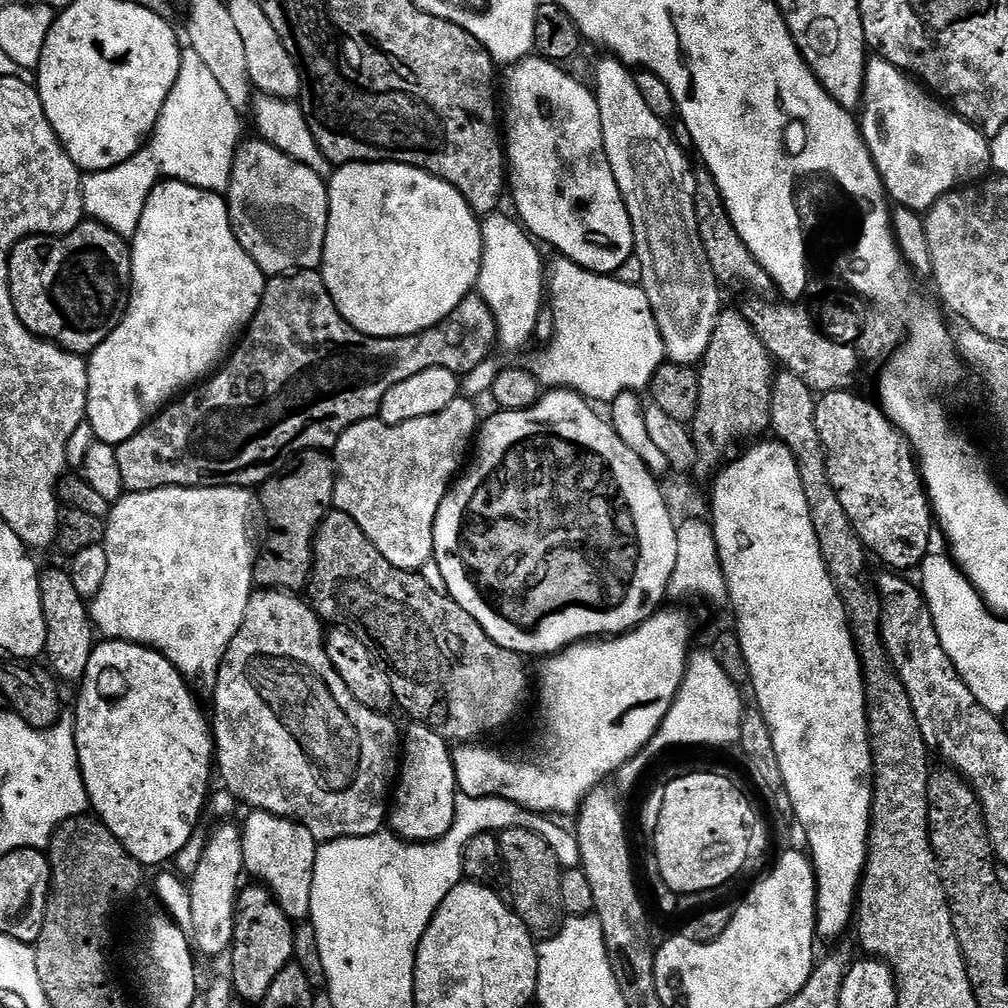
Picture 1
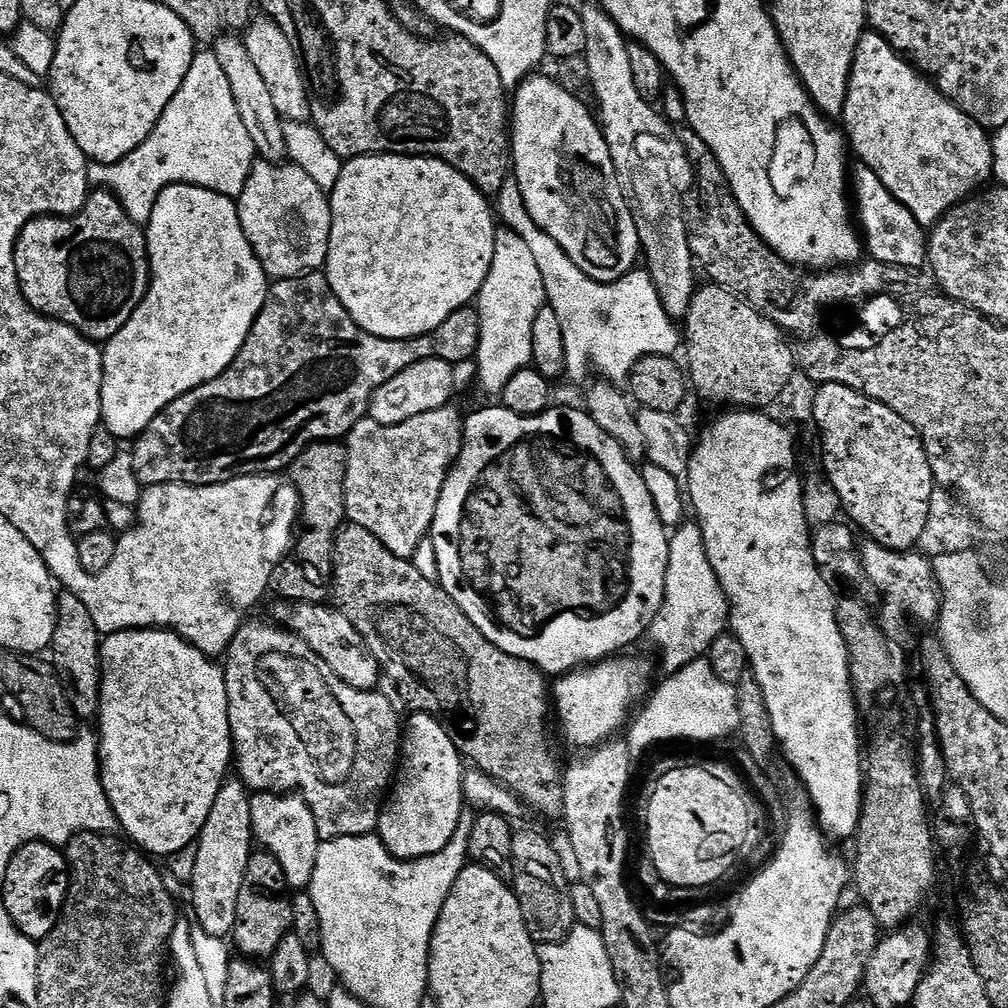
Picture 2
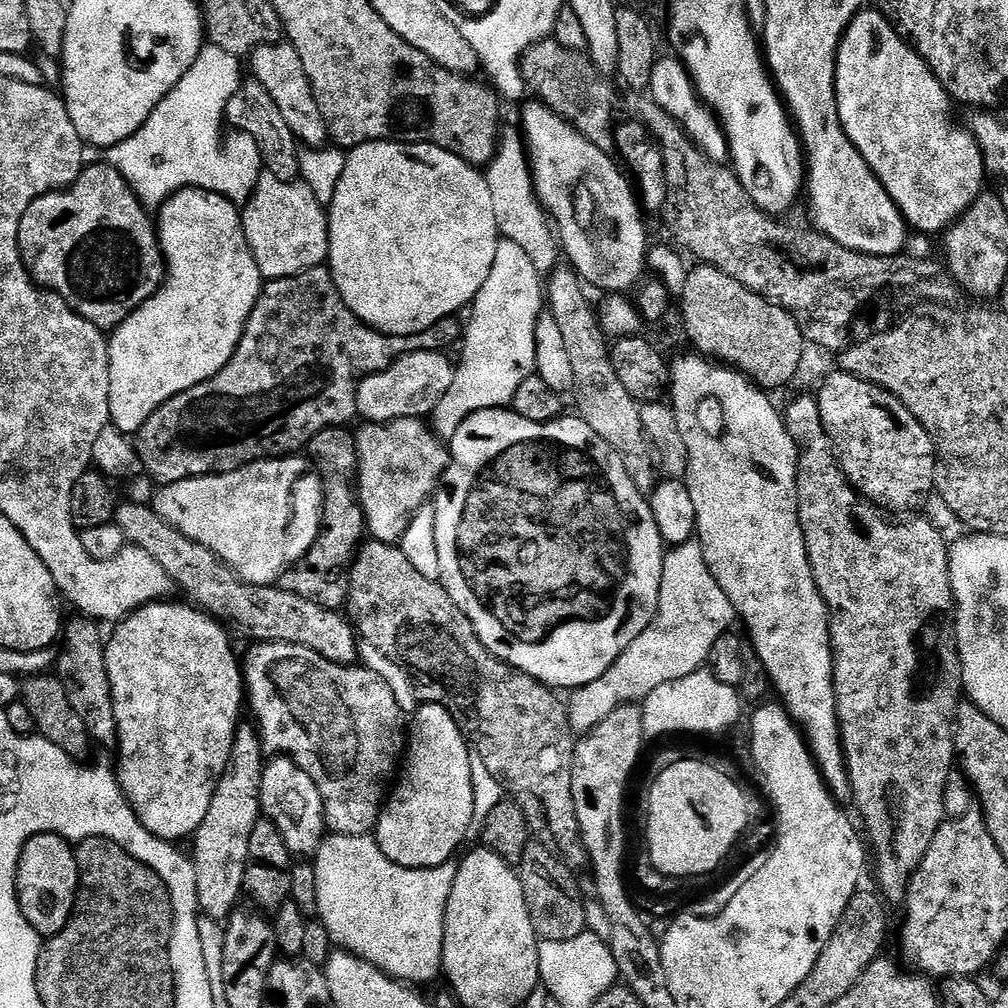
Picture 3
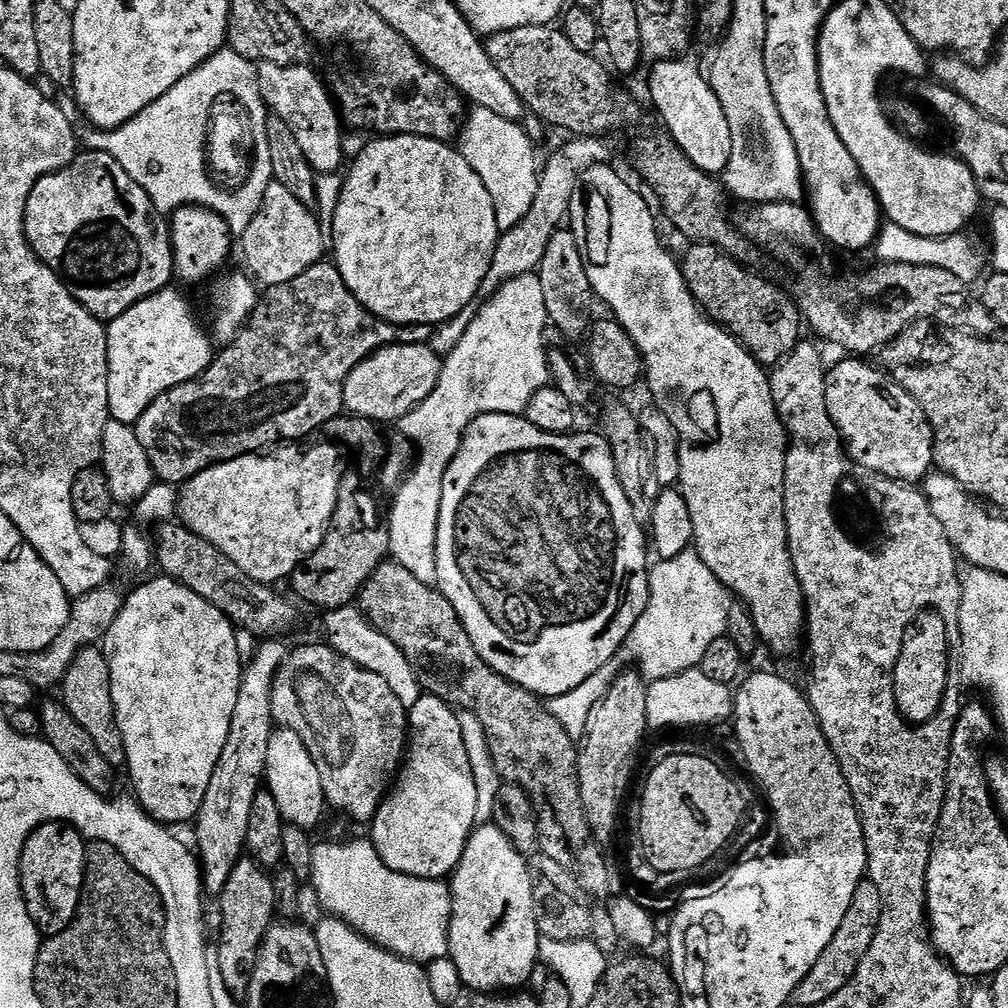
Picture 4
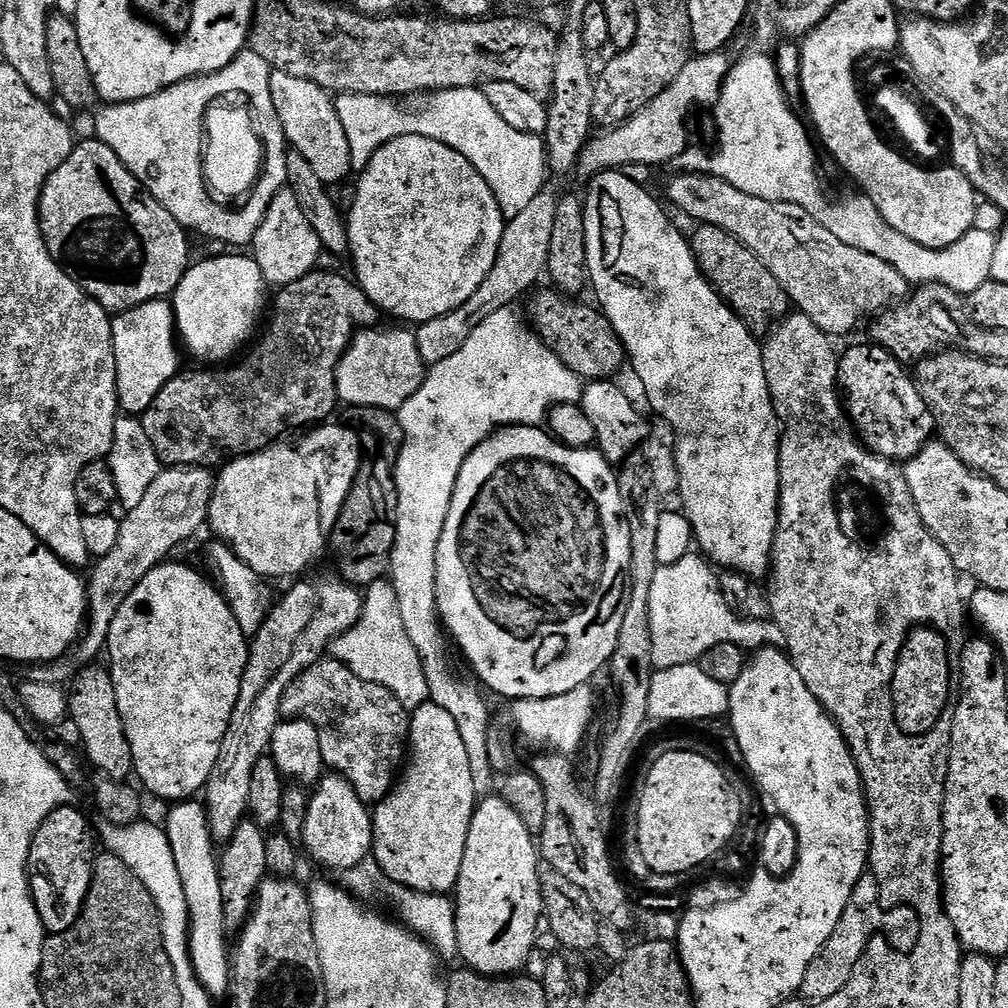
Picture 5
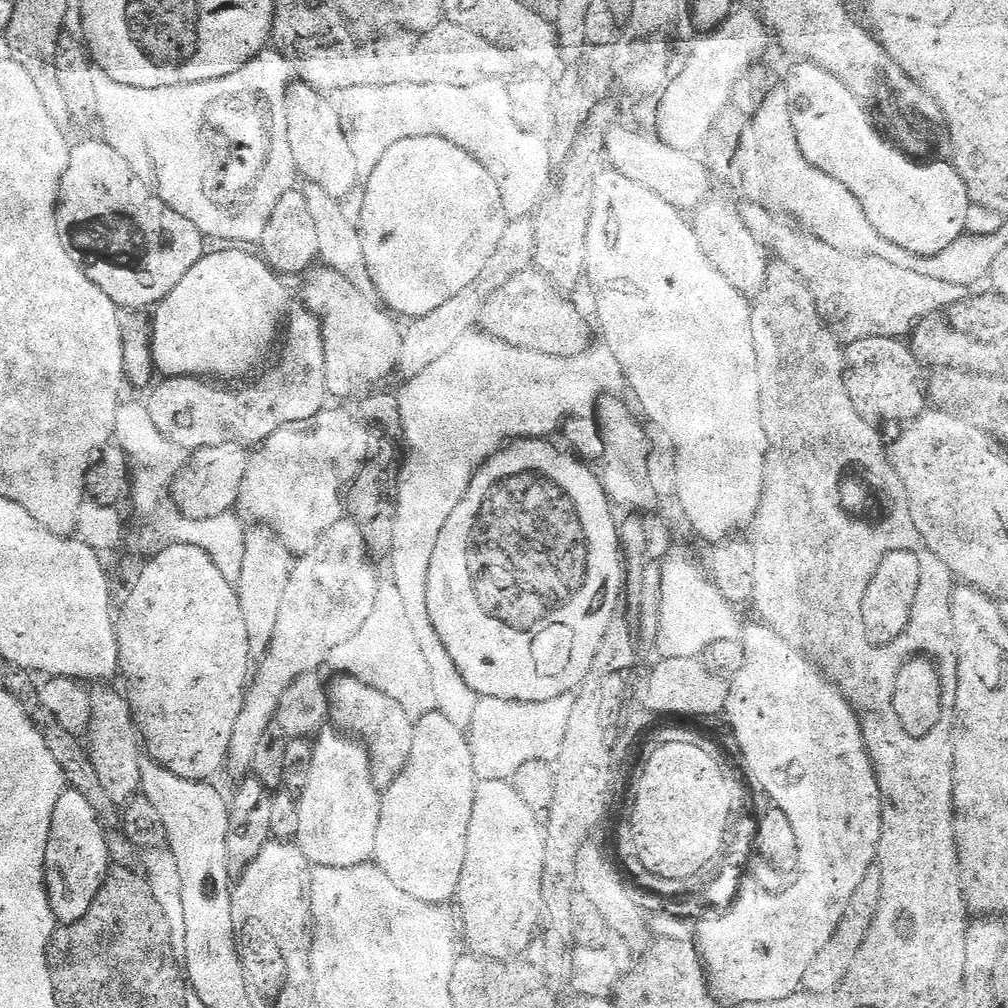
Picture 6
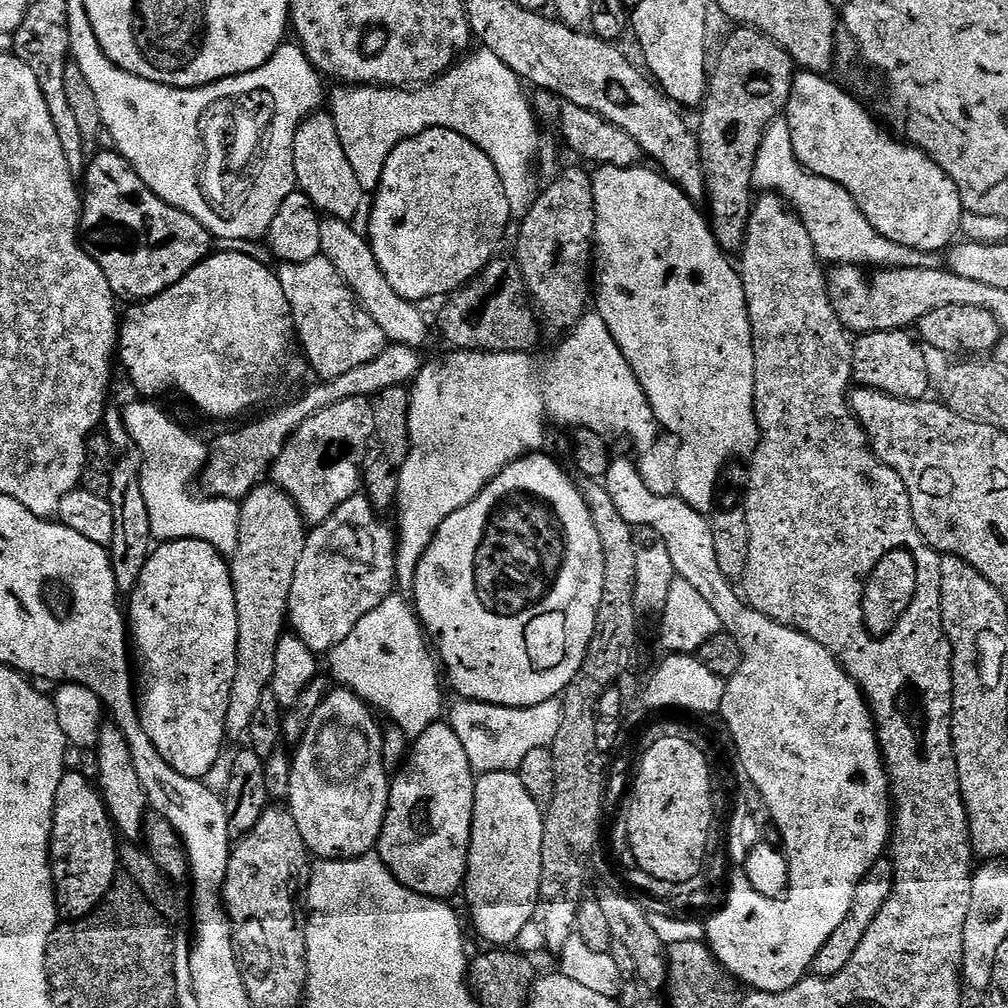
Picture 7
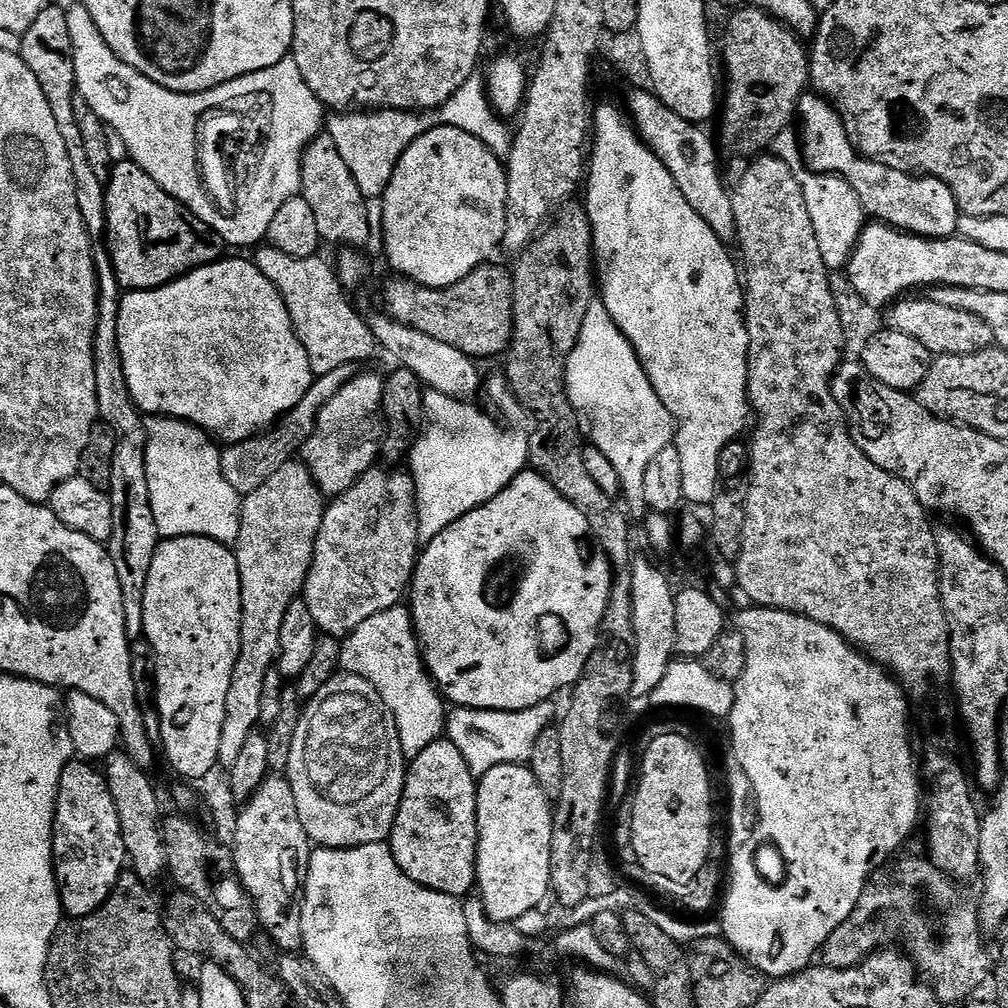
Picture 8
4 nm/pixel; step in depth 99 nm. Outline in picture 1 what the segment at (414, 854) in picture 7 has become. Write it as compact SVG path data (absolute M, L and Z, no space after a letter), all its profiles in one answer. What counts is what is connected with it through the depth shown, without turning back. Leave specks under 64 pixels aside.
M419 722L409 723L408 729L402 732L402 759L398 764L398 779L394 784L394 795L390 800L390 811L386 817L386 824L402 840L414 844L428 844L432 840L442 838L446 830L454 822L454 810L458 789L456 786L456 771L452 761L453 749L449 741L436 733L433 728Z

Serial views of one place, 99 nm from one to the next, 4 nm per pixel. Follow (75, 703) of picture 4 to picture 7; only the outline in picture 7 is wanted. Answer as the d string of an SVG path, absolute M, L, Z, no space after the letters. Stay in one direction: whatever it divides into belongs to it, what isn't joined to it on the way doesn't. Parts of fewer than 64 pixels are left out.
M108 722L100 729L100 737L94 749L96 755L96 772L100 775L98 787L108 807L108 817L112 826L125 841L139 841L144 830L144 821L150 815L148 799L142 790L142 782L138 782L138 774L134 770L134 761L130 759L130 746L126 746L126 734L118 730L116 725Z

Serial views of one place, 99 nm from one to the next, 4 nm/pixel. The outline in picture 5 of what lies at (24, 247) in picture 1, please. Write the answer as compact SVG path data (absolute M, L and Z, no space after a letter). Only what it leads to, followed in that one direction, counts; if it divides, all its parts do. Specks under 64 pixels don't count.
M89 138L75 145L71 154L66 158L66 162L62 162L62 166L58 166L58 170L54 170L44 184L44 189L40 194L40 229L44 235L44 241L48 247L48 252L54 257L57 264L63 271L67 272L73 280L80 284L80 288L89 296L90 299L96 300L109 314L119 314L128 312L132 308L142 306L151 300L162 300L171 297L175 293L176 288L182 282L185 272L190 267L190 259L188 260L188 236L186 229L176 221L174 214L170 214L170 210L166 210L166 206L162 206L162 202L158 202L144 189L140 179L133 174L118 158L118 154L114 154L114 150L110 150L110 146L106 146L101 140Z

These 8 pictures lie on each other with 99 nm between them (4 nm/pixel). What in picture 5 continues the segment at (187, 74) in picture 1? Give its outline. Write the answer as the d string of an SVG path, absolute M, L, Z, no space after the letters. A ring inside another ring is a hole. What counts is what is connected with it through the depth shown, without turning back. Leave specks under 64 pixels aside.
M251 50L239 52L222 70L212 72L209 76L195 76L193 80L184 80L180 84L170 86L164 92L154 94L150 98L135 100L129 104L108 104L96 116L95 139L101 140L118 158L133 172L144 189L155 200L162 202L170 214L186 230L197 228L204 236L212 240L221 240L224 244L251 245L254 234L280 189L285 187L286 158L289 149L286 146L270 144L270 160L266 176L254 196L254 206L244 210L244 216L226 214L218 210L206 196L212 192L206 182L202 182L202 130L206 124L201 113L209 104L210 98L230 88L234 80L258 80L258 96L262 102L271 102L270 78L273 69L266 62L266 58L258 58ZM172 104L172 108L168 108Z

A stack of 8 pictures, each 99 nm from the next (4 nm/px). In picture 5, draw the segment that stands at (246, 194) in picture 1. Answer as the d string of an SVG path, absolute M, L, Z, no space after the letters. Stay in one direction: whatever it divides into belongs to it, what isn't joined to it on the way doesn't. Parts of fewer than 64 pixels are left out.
M281 188L279 194L270 202L252 239L250 255L258 270L262 270L265 285L268 286L298 282L298 278L302 278L319 265L316 263L322 255L320 239L318 234L314 234L314 226L310 226L310 218L306 218L306 210L302 210L302 202L298 202L291 188Z

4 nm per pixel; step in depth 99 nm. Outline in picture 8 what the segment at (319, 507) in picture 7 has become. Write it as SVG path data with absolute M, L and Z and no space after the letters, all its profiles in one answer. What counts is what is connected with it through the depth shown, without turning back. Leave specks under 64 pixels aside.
M361 371L322 410L316 419L312 437L304 443L302 463L308 467L316 487L325 497L341 496L366 470L377 463L381 455L381 441L385 437L385 421L381 415L383 375Z

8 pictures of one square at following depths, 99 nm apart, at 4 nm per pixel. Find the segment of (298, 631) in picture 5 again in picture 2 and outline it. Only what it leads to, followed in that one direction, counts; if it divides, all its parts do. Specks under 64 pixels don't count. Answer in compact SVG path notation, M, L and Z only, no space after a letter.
M239 778L225 782L222 790L218 790L218 798L214 798L214 806L210 806L210 818L206 818L206 826L202 826L194 848L191 915L210 935L223 938L232 935L234 913L238 910L238 890L242 890L242 878L246 878L246 866L254 851L251 801L249 788Z

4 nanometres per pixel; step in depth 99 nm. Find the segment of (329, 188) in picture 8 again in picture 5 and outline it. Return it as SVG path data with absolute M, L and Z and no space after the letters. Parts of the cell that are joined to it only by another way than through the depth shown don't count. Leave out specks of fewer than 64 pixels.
M273 71L270 78L270 98L282 122L284 138L291 151L302 154L302 158L310 162L314 174L318 174L318 178L324 184L335 186L350 176L350 142L346 142L346 130L342 130L342 122L329 93L306 78L294 78L294 74Z

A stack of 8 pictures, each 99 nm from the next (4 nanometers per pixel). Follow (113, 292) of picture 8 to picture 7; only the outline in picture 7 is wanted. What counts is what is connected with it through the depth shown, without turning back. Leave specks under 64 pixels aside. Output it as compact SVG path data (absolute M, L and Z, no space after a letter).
M108 406L104 411L102 423L103 435L107 436L113 448L123 450L119 453L116 461L116 469L112 475L110 494L107 496L110 506L114 510L114 538L110 545L112 558L112 569L116 579L116 587L121 593L130 594L136 589L138 578L146 566L148 557L154 551L154 539L151 532L150 513L146 508L146 501L143 498L140 476L144 471L146 463L143 451L133 446L131 432L128 431L124 421L123 411L119 407Z

